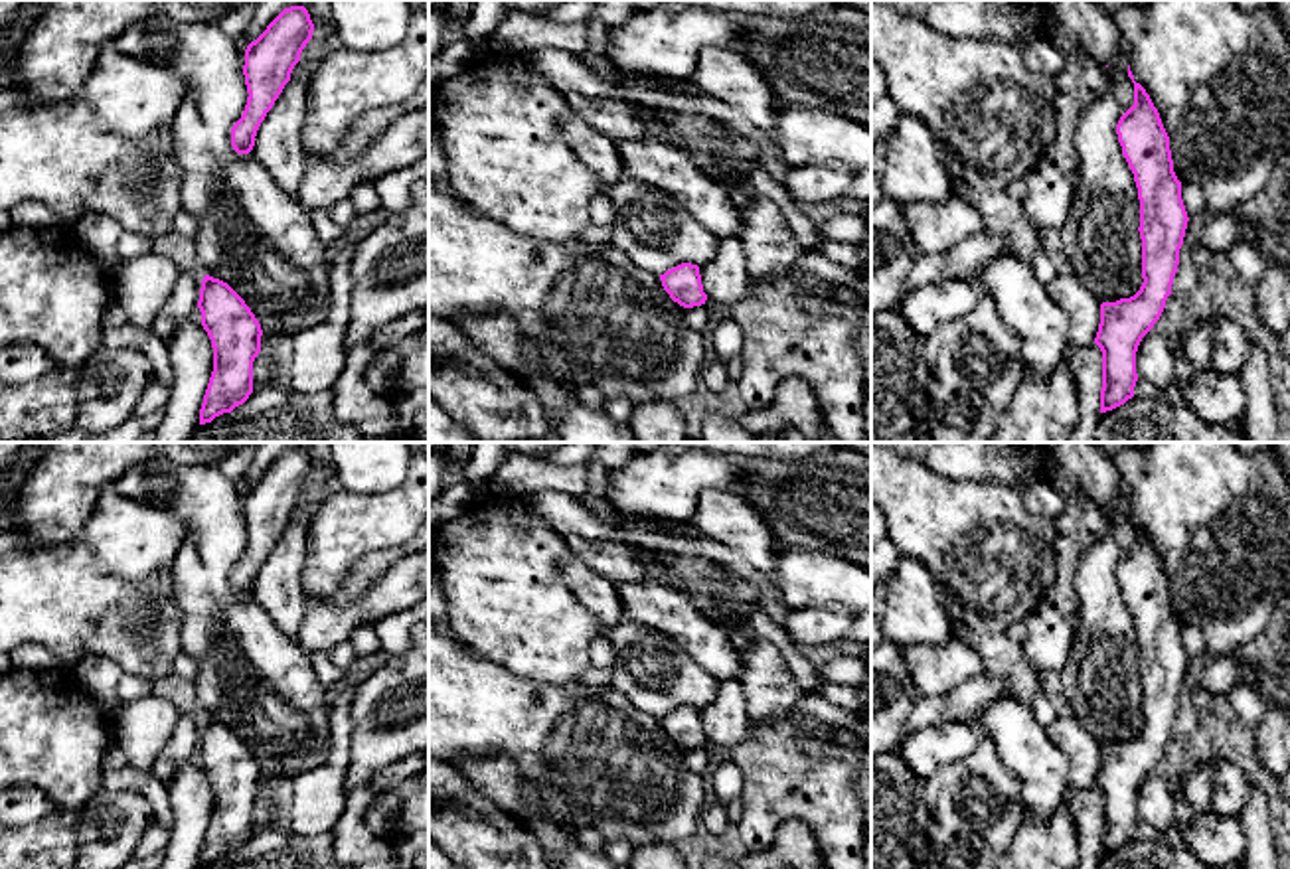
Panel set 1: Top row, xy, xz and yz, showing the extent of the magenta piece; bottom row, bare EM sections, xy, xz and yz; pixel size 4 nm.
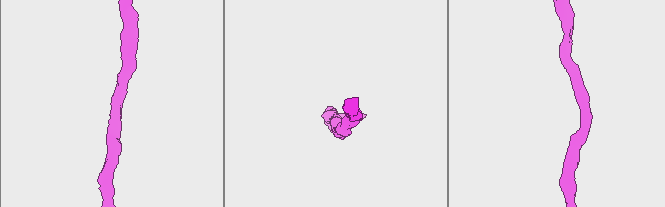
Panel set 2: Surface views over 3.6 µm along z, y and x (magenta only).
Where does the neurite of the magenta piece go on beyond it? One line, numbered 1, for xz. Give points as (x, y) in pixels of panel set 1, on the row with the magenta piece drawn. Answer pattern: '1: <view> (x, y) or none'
1: none

